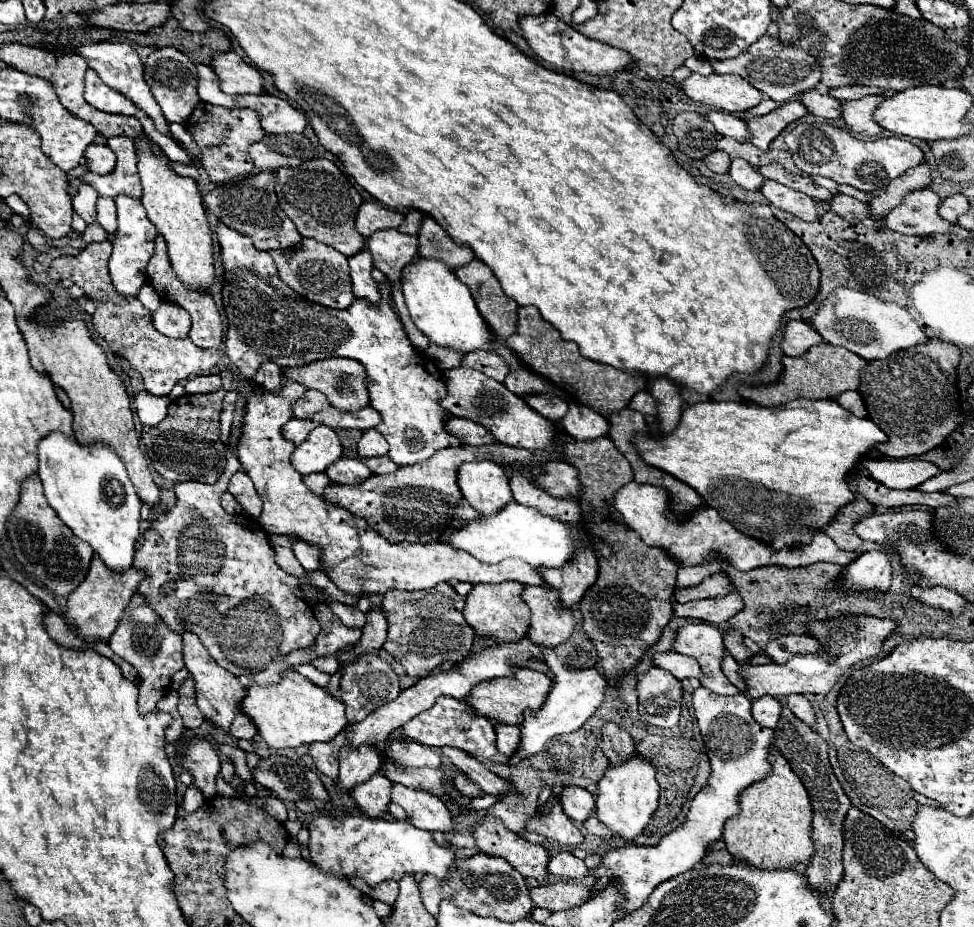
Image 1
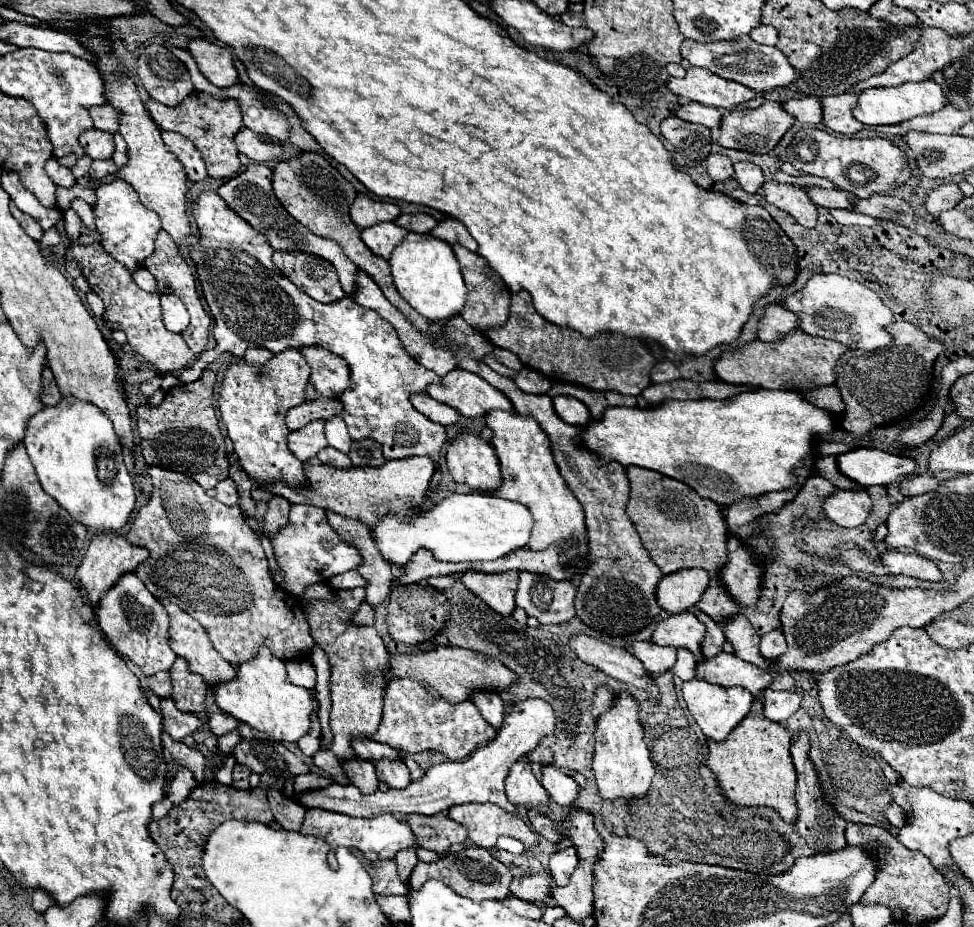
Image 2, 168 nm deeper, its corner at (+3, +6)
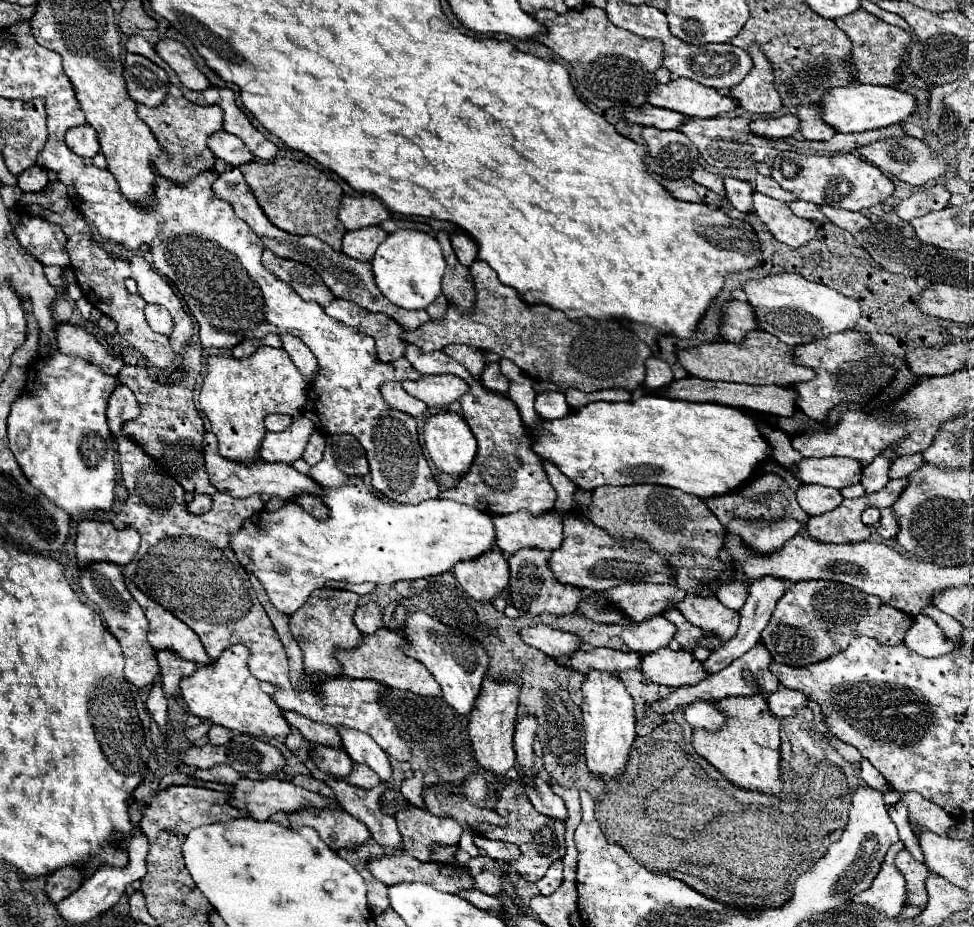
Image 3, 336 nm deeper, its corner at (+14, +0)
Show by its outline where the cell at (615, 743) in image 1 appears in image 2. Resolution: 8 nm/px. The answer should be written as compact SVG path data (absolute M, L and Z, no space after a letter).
M597 686L595 688L595 696L593 696L591 710L595 720L611 706L611 700L613 700L613 692L607 686Z

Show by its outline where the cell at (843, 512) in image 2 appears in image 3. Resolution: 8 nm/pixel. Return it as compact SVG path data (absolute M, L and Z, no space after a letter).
M802 484L800 492L796 492L796 498L800 508L804 508L808 516L820 516L824 512L830 512L838 508L844 500L840 490L820 484Z

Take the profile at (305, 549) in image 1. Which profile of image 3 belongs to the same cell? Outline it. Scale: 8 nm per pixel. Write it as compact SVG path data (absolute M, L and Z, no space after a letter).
M326 436L324 458L310 470L310 476L324 488L322 502L328 506L328 520L316 520L312 514L304 512L298 504L284 504L280 510L268 514L258 512L244 520L240 530L230 536L232 548L246 570L250 570L264 586L270 602L282 614L294 614L308 596L322 588L328 580L340 580L350 584L374 582L374 584L394 584L400 580L430 578L436 574L450 572L458 562L476 560L484 552L492 550L496 544L496 528L492 516L454 500L426 500L422 504L390 504L374 494L374 488L362 478L346 476L336 468L332 458L332 440Z

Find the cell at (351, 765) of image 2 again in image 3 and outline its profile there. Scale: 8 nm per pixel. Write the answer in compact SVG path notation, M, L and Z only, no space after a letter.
M316 746L316 752L312 754L314 758L314 764L326 772L326 774L332 774L336 778L346 778L350 776L352 768L354 768L354 762L346 756L344 750L340 748L324 748L324 746Z

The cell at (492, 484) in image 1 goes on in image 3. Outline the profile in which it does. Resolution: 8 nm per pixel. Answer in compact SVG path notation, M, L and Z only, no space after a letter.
M440 412L426 420L424 444L434 466L454 478L468 472L476 458L476 438L454 412Z

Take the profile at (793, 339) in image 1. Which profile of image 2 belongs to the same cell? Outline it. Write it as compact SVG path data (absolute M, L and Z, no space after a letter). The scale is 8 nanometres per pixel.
M767 304L765 314L759 318L757 324L757 338L763 342L775 342L783 338L783 334L797 328L797 316L785 310L779 304Z

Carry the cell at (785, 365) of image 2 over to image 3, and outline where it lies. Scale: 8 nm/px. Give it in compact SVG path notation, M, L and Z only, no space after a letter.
M756 330L744 338L742 344L732 342L712 342L702 344L692 350L678 352L680 364L688 374L702 380L724 380L724 382L744 382L744 384L774 384L774 386L794 386L798 382L810 382L816 376L816 370L796 364L794 348L780 342L776 336Z

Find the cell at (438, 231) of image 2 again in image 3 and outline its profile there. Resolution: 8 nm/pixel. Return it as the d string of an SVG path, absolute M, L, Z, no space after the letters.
M452 232L452 234L450 234L450 242L452 242L452 248L454 248L456 258L460 260L460 264L470 266L470 264L476 260L478 246L476 246L474 240L468 238L464 232Z

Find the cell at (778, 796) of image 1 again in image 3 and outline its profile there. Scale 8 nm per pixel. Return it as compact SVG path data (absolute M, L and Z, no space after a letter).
M754 694L754 696L738 696L738 698L722 698L718 700L720 708L728 712L728 724L720 728L720 732L700 732L694 730L692 734L692 744L696 752L706 758L728 782L742 790L754 790L754 792L764 792L764 794L774 794L778 796L782 792L782 756L780 756L780 724L778 720L768 712L766 708L766 696L764 694Z

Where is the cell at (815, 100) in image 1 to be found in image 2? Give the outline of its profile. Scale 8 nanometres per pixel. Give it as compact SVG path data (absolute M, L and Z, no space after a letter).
M803 96L803 98L793 98L793 100L785 100L783 108L789 110L789 114L801 122L801 124L809 124L815 126L821 122L823 118L823 108L819 98L813 96Z

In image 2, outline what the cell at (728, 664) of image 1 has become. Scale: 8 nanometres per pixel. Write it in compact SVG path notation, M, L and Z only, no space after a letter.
M695 610L695 616L697 616L697 618L705 624L705 628L707 628L705 638L703 638L703 642L701 642L701 654L703 654L703 658L713 658L713 656L717 656L717 654L721 652L721 648L723 648L723 642L725 642L723 630L721 630L721 626L719 626L715 620L707 618L707 614L703 614L701 610Z

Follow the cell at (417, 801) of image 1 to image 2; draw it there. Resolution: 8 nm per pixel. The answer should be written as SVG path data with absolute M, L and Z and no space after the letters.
M399 758L399 762L373 762L377 768L377 778L387 782L389 788L405 788L411 778L409 778L409 768L405 766L405 762Z

